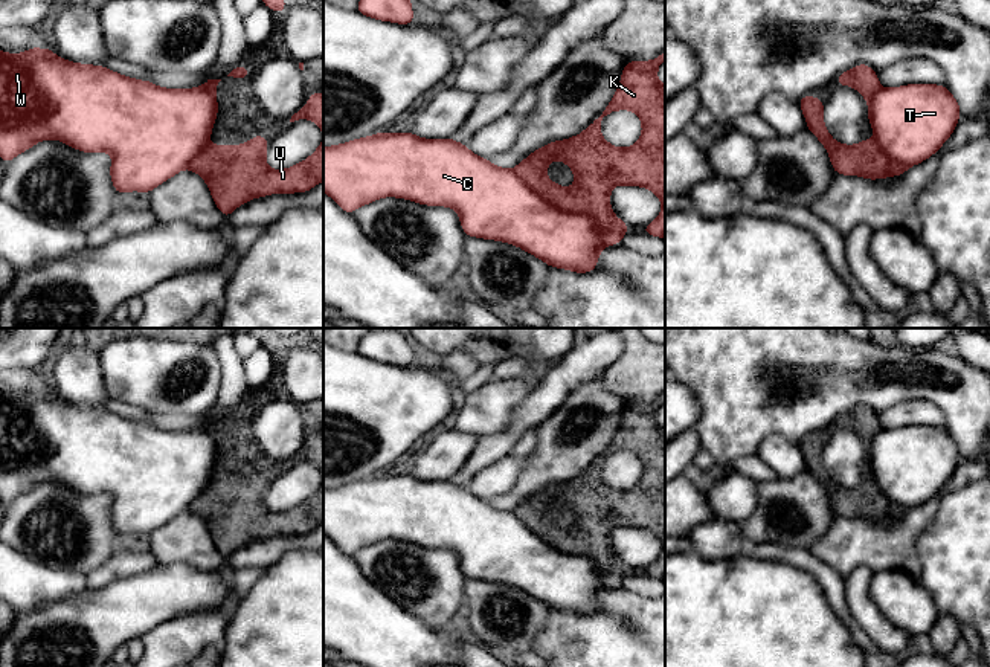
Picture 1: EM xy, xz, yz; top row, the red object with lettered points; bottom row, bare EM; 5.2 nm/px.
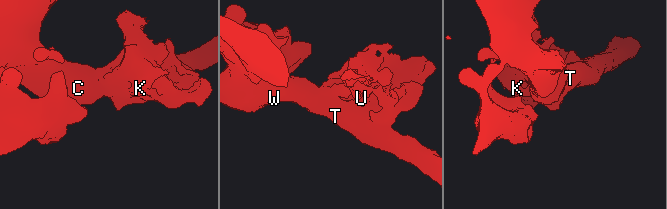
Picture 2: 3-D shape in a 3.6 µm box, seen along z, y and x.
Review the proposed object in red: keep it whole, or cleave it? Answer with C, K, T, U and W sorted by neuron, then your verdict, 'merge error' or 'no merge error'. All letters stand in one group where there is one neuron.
C T W / K U; merge error

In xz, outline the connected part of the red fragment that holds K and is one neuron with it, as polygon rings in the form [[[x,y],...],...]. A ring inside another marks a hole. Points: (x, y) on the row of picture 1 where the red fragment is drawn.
[[[665,52],[653,61],[625,63],[619,87],[598,119],[578,136],[538,148],[514,168],[560,211],[590,217],[607,246],[622,241],[630,229],[610,209],[610,191],[616,185],[644,186],[661,198],[659,217],[641,230],[665,238],[665,85],[656,76],[662,61]],[[616,110],[632,110],[642,122],[641,139],[633,147],[613,147],[601,134],[603,118]],[[555,159],[571,166],[574,186],[563,188],[548,179],[546,168]]]

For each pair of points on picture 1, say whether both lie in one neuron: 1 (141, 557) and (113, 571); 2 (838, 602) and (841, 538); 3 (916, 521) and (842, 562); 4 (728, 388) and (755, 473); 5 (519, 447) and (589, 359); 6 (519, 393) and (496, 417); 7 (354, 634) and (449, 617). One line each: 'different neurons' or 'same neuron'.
1: same neuron
2: different neurons
3: same neuron
4: different neurons
5: different neurons
6: same neuron
7: different neurons

